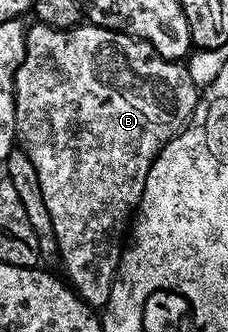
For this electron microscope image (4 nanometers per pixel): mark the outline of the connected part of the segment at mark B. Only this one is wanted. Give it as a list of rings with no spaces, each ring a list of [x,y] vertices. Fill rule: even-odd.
[[[36,22],[27,29],[25,38],[25,57],[16,72],[16,108],[17,108],[17,134],[18,144],[29,156],[38,172],[38,180],[42,186],[42,196],[45,198],[46,209],[49,211],[53,223],[54,238],[57,244],[58,260],[64,263],[63,275],[67,283],[71,285],[77,296],[85,304],[93,309],[103,309],[110,298],[112,279],[116,276],[116,267],[120,265],[120,253],[126,240],[126,233],[130,228],[130,221],[134,213],[140,207],[142,190],[146,186],[146,174],[150,174],[150,166],[155,162],[158,153],[164,149],[164,145],[191,121],[192,112],[198,103],[198,89],[196,83],[190,78],[187,67],[183,63],[162,58],[160,72],[164,72],[164,78],[160,76],[146,76],[140,74],[134,66],[128,68],[128,56],[124,52],[124,42],[116,42],[110,36],[116,31],[112,28],[101,28],[99,24],[82,22],[77,28],[71,28],[65,32],[54,30],[50,26]]]

